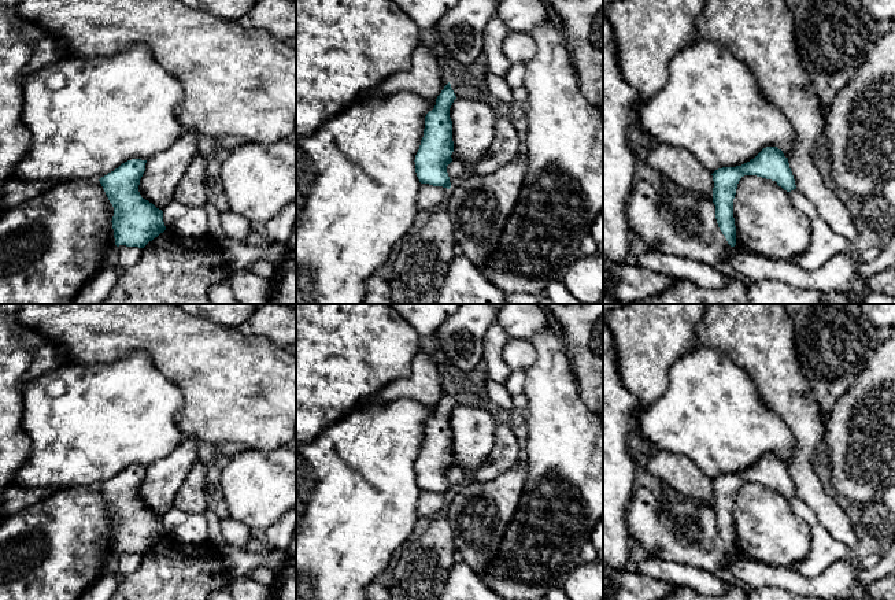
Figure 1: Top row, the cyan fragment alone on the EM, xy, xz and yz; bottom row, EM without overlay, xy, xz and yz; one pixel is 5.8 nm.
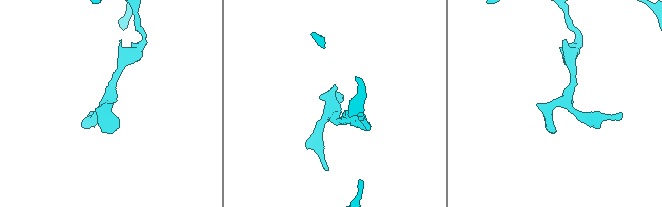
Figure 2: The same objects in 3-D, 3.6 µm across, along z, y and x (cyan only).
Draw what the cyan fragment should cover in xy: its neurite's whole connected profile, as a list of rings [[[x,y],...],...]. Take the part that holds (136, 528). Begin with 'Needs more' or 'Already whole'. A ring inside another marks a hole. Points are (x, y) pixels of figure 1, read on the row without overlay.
Already whole. [[[132,466],[99,488],[114,514],[115,552],[144,555],[166,537],[163,518],[138,499],[147,467]]]

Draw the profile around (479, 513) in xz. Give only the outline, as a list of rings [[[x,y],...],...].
[[[517,466],[502,473],[495,479],[463,482],[450,495],[443,514],[454,529],[455,549],[462,553],[463,562],[476,573],[485,571],[495,558],[506,529],[517,511],[526,479],[526,466]]]

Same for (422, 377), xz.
[[[437,347],[437,358],[429,353],[418,353],[413,360],[411,374],[397,381],[389,382],[376,395],[363,399],[358,407],[370,403],[392,403],[397,399],[414,399],[421,404],[434,407],[448,390],[445,379],[439,373],[439,359],[441,356]]]

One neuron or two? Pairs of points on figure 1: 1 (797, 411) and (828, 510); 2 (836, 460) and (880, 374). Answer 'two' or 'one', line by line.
1: one
2: one

